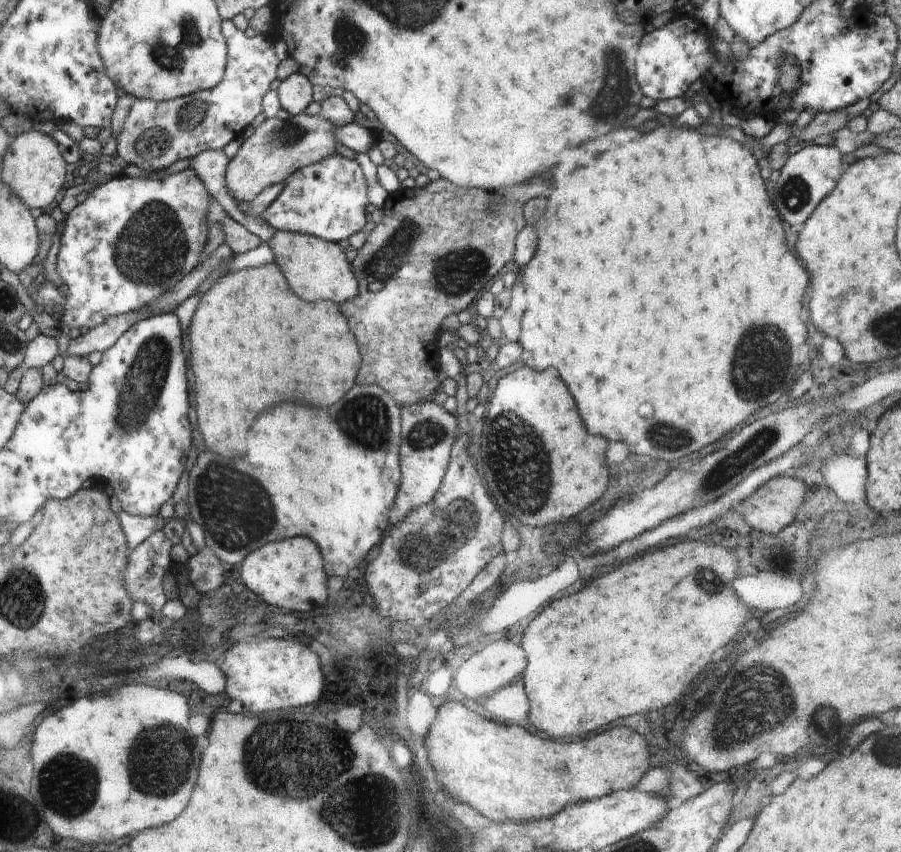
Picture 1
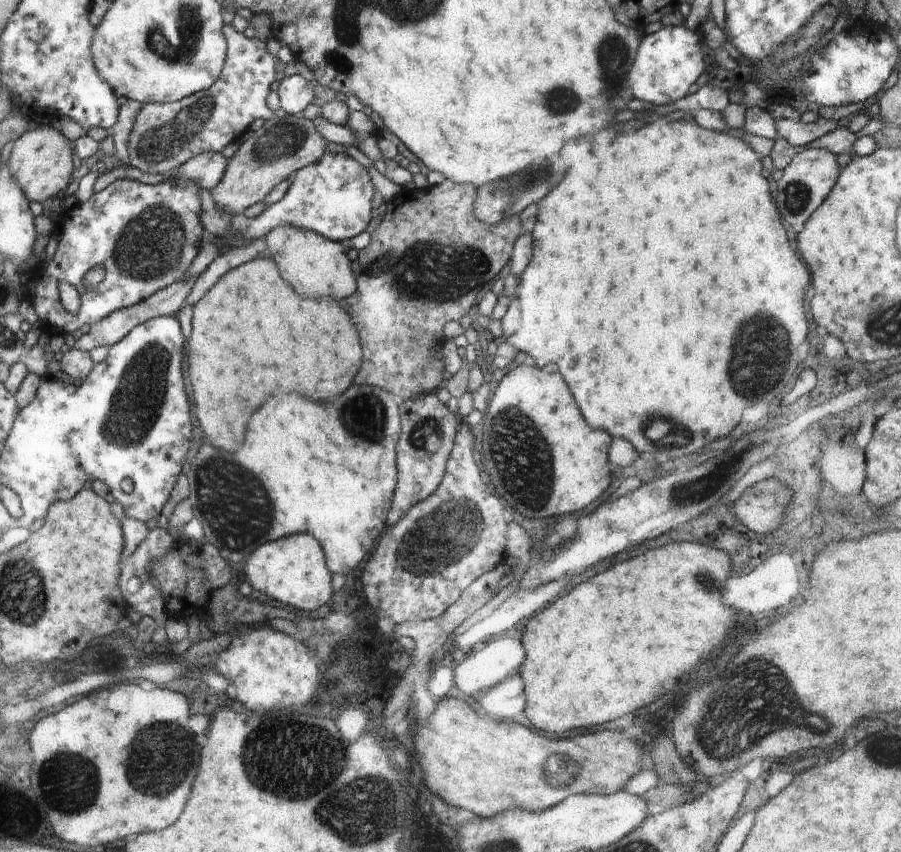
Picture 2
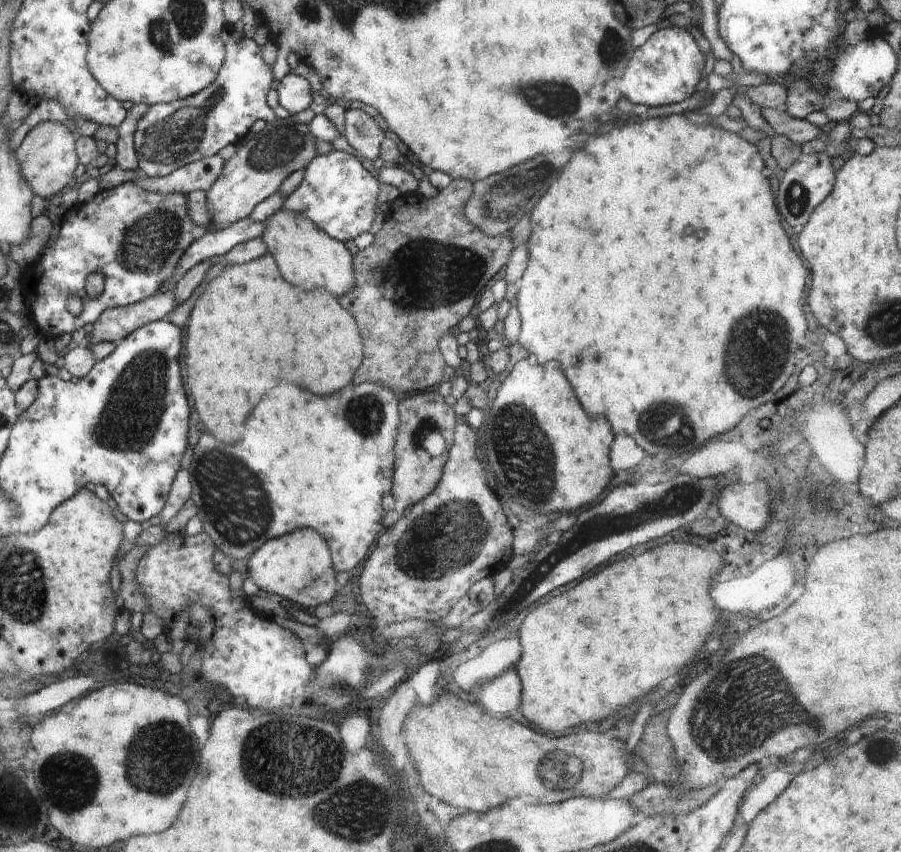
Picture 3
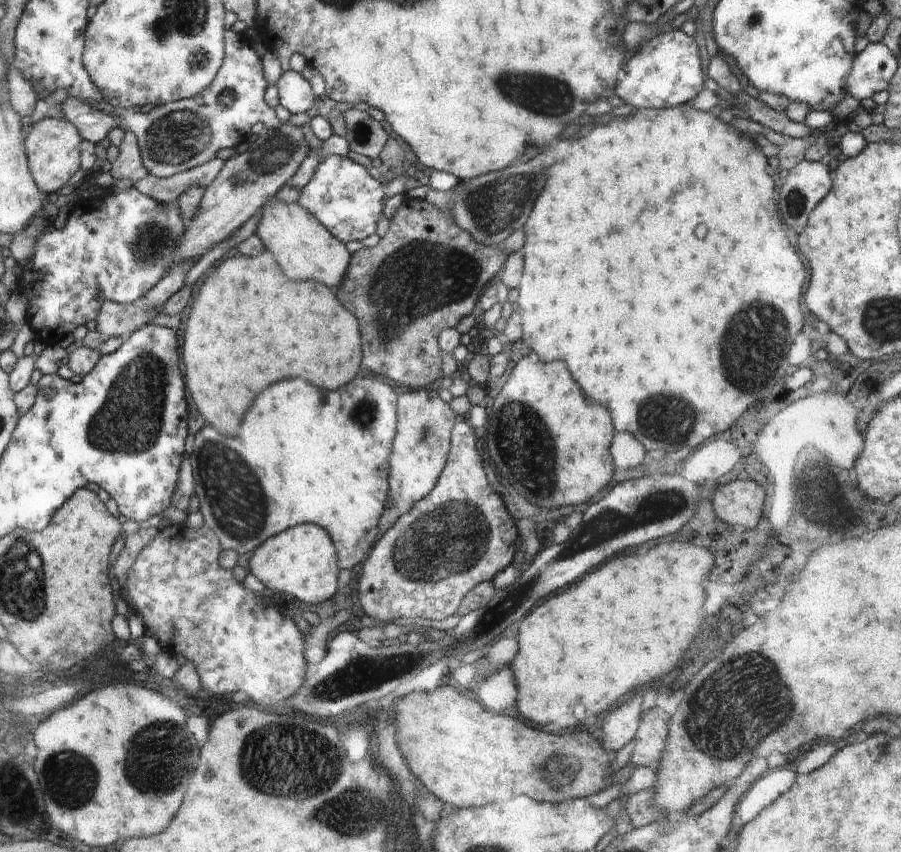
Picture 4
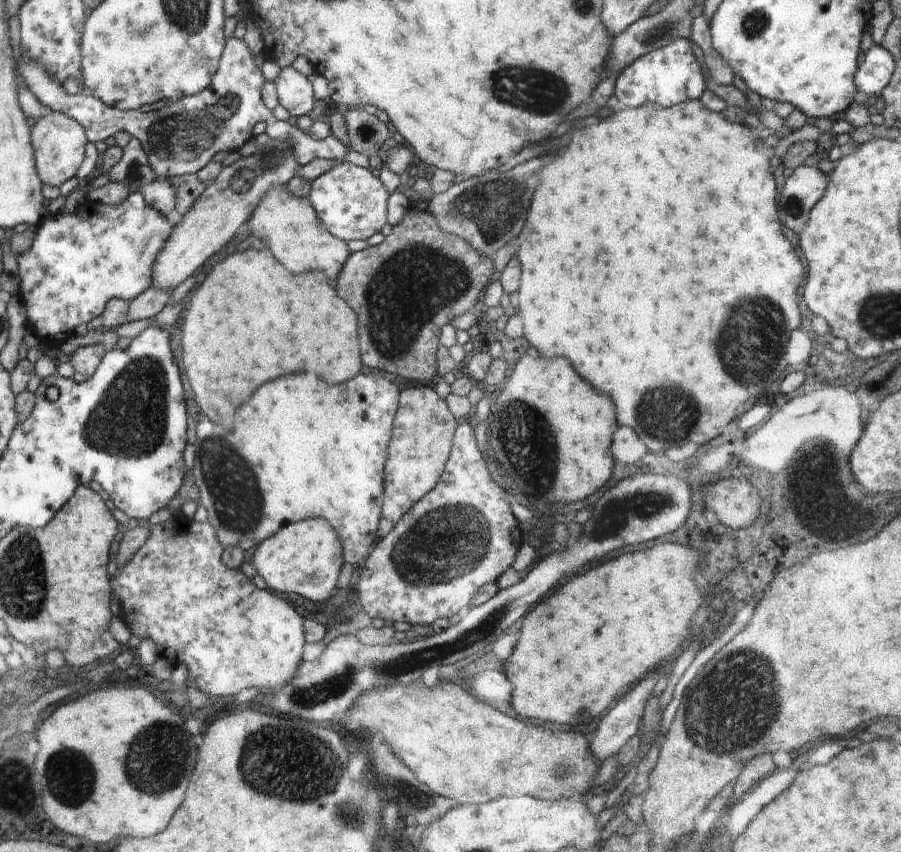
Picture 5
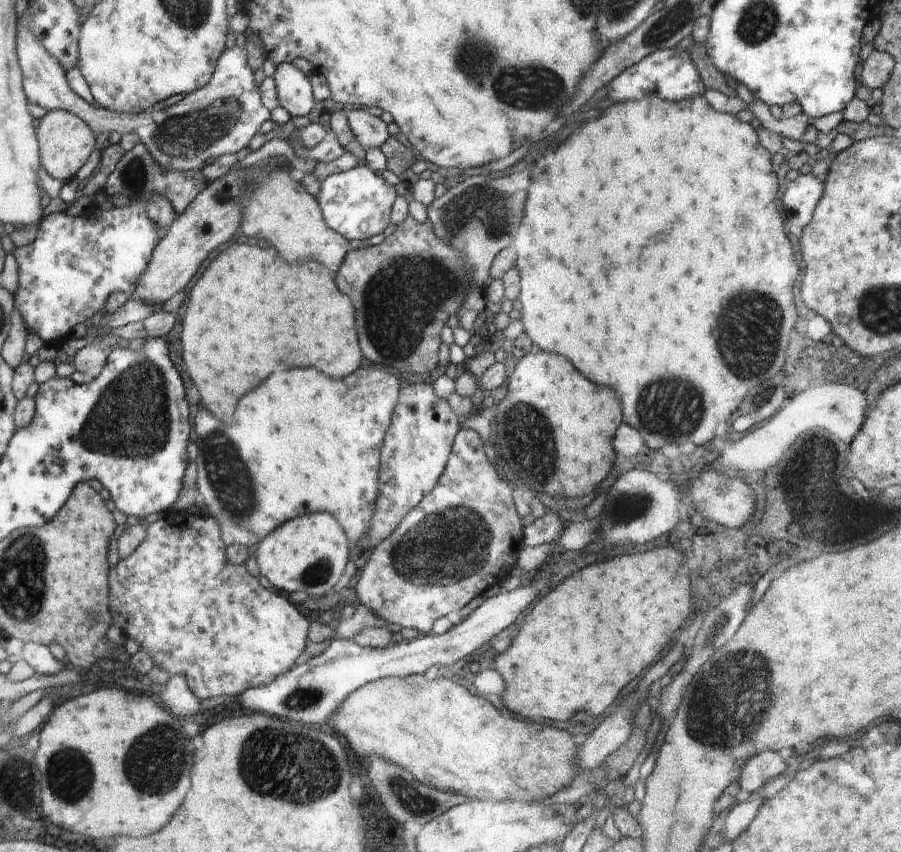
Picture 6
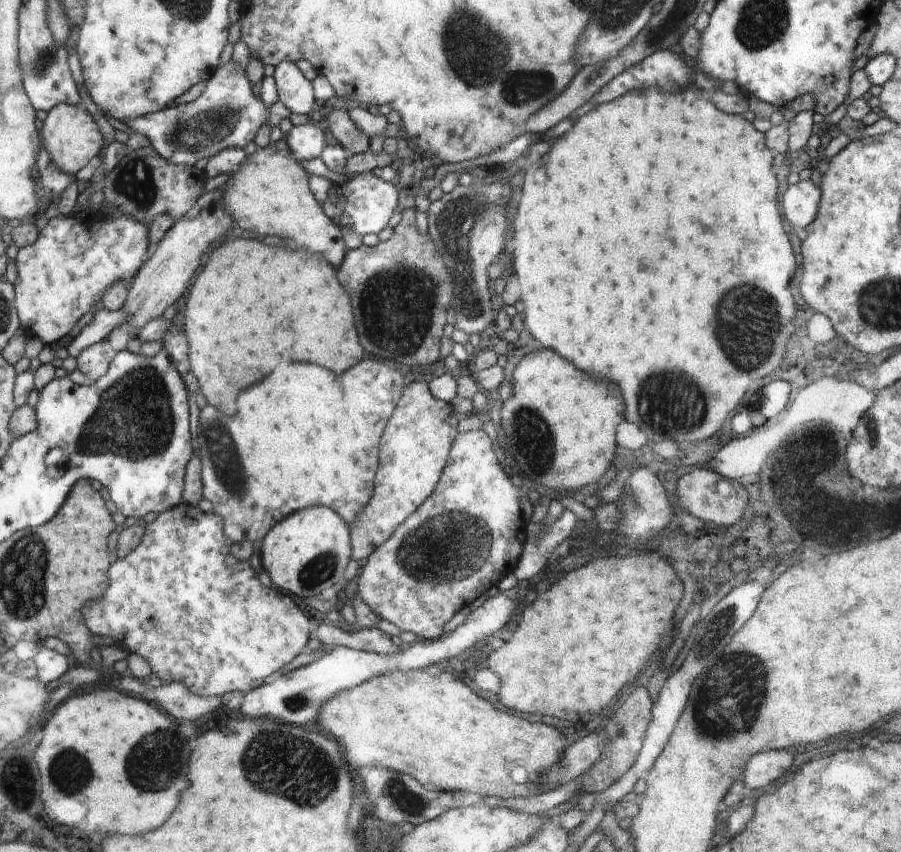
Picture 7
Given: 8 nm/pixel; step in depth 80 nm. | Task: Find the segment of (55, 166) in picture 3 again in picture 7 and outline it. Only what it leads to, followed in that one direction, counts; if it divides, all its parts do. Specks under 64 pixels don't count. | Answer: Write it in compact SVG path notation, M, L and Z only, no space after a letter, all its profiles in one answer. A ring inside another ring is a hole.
M58 104L53 111L48 112L48 116L42 122L42 143L50 154L52 164L66 172L66 174L76 175L76 172L86 167L86 164L100 152L102 148L102 134L94 122L94 118L80 106L70 106L70 104Z

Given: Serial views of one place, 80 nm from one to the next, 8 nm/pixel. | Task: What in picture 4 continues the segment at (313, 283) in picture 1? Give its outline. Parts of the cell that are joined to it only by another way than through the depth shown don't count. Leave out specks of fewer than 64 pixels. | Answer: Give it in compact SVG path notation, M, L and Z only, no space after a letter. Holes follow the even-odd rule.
M274 198L264 206L255 234L261 238L266 250L278 256L278 264L286 268L286 276L292 280L312 278L330 288L345 280L348 262L351 262L346 244L339 241L309 209L300 203L286 204Z

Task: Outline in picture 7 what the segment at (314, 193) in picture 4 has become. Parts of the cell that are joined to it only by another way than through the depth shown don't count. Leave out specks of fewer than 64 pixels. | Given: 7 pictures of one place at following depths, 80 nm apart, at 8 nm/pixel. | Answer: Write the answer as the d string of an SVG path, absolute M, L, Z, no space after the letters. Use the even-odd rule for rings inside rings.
M364 172L356 174L343 184L333 183L330 196L321 207L326 216L329 216L338 228L342 228L342 232L354 232L364 237L365 235L378 235L380 231L389 226L389 221L399 206L399 198L398 190L394 185L379 176L374 176L372 172Z

